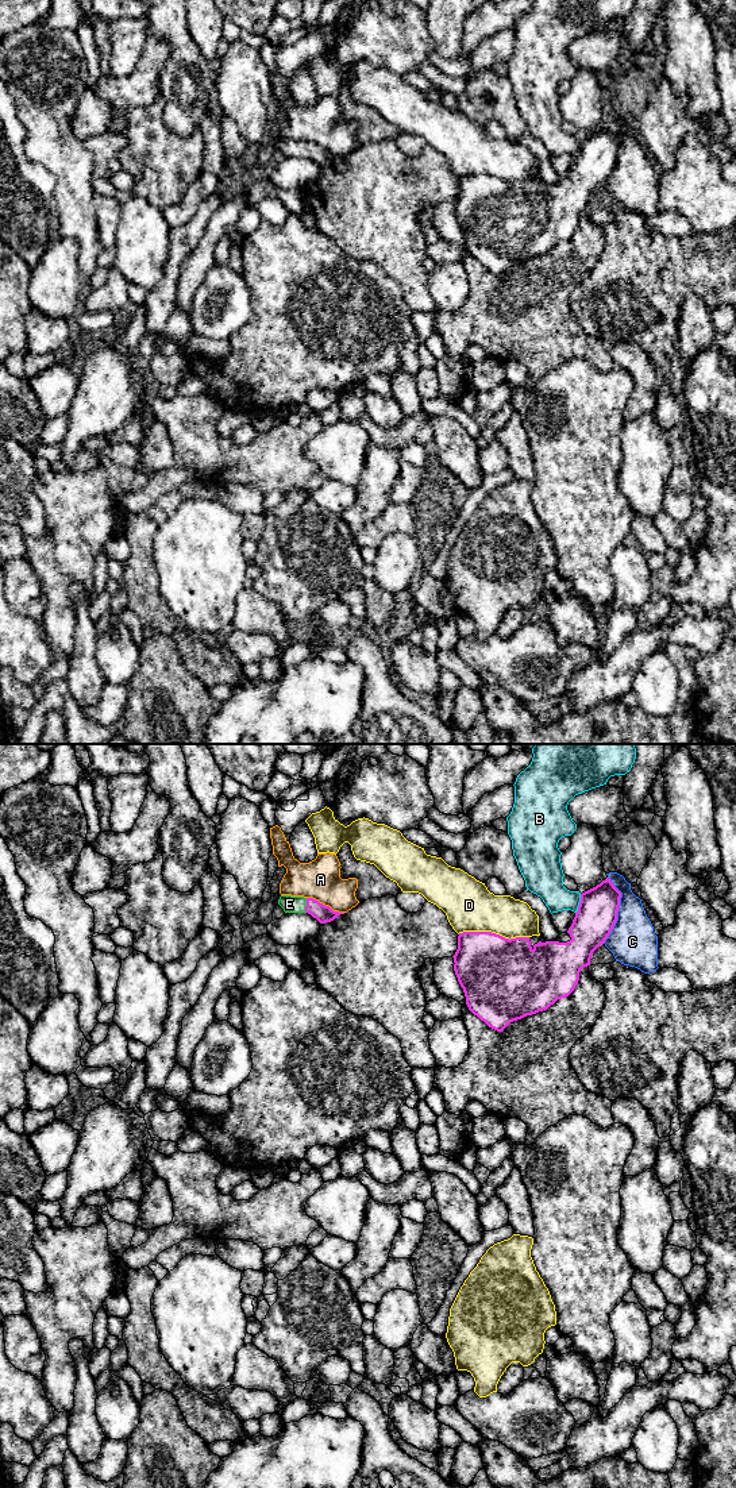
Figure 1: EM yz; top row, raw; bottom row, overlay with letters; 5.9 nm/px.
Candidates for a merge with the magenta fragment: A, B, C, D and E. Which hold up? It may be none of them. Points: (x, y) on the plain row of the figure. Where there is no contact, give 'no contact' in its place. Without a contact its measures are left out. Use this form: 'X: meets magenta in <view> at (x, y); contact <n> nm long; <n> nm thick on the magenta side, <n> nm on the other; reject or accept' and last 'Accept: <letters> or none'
A: meets magenta in yz at (324, 149); contact 240 nm long; 100 nm thick on the magenta side, 240 nm on the other; reject
B: meets magenta in yz at (580, 147); contact 120 nm long; 240 nm thick on the magenta side, 200 nm on the other; reject
C: meets magenta in yz at (617, 154); contact 400 nm long; 240 nm thick on the magenta side, 280 nm on the other; reject
D: meets magenta in yz at (493, 177); contact 420 nm long; 440 nm thick on the magenta side, 300 nm on the other; reject
E: meets magenta in yz at (307, 149); contact 90 nm long; 100 nm thick on the magenta side, 100 nm on the other; accept
Accept: E

